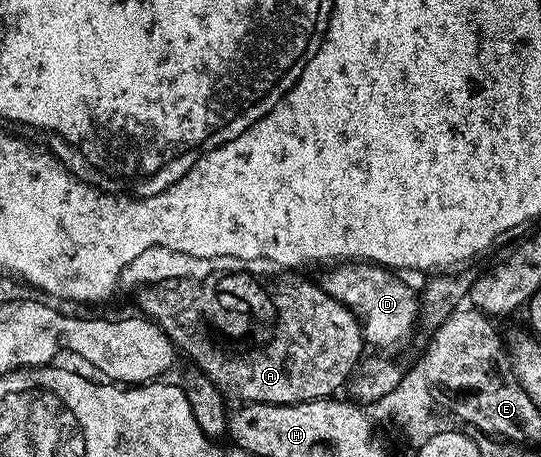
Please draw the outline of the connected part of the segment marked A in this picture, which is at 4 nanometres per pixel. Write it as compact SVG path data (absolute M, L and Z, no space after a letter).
M150 248L133 258L121 277L122 287L131 291L133 299L139 303L138 310L144 317L159 325L161 331L175 345L180 353L188 356L190 363L205 373L219 388L219 391L228 397L236 396L239 402L248 404L300 404L306 400L321 400L331 398L343 383L345 385L352 379L361 357L364 355L365 341L363 339L363 326L359 318L351 313L341 302L337 302L318 283L302 280L299 274L279 274L276 280L267 280L259 284L259 280L251 272L238 272L235 269L236 261L226 256L214 258L196 258L187 256L183 252L174 252L168 248Z

